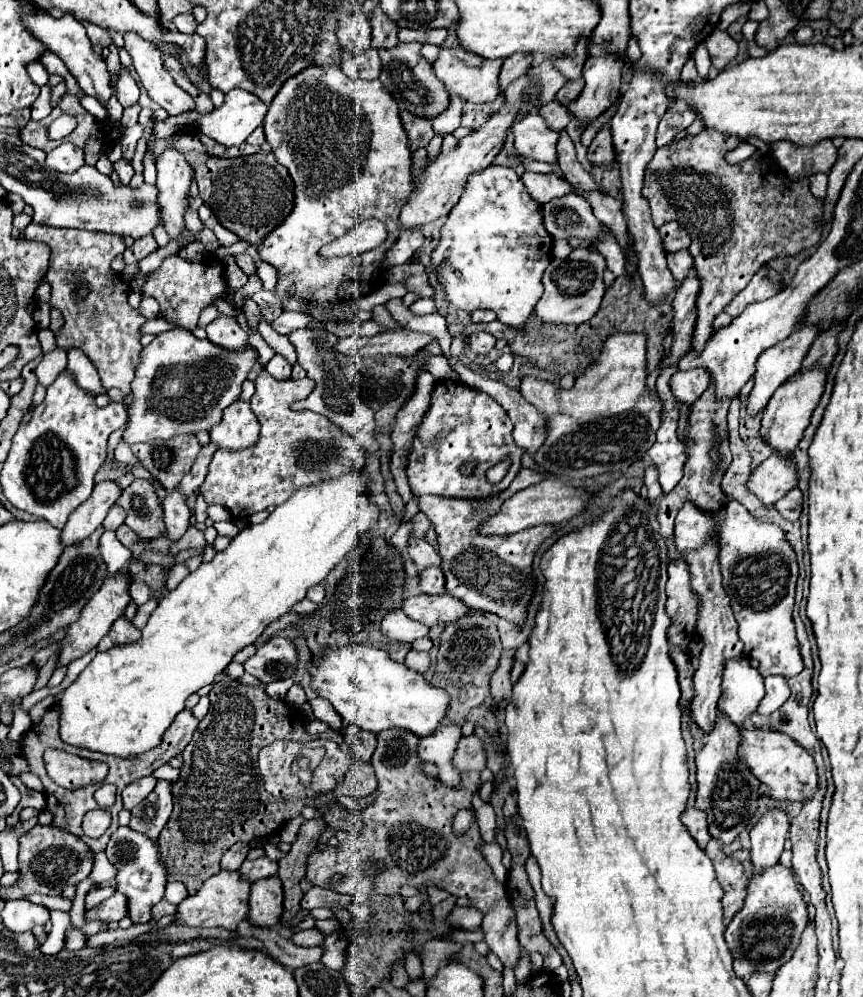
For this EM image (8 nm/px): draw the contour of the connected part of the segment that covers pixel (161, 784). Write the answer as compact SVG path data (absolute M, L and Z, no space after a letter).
M158 781L154 791L142 799L132 811L128 827L132 831L144 833L148 839L156 841L162 827L170 819L172 813L172 797L170 797L170 783L168 781Z

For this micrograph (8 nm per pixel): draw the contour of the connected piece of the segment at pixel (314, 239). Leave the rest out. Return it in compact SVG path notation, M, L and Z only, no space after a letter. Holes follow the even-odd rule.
M308 67L306 71L288 79L268 107L264 119L266 141L272 145L276 159L288 169L294 181L294 209L256 245L256 251L264 263L270 263L278 271L278 299L290 293L302 303L304 311L312 315L316 323L336 321L334 315L328 315L328 307L348 299L362 299L386 283L380 267L388 249L394 245L402 231L398 225L400 209L406 205L410 193L414 191L414 179L410 173L412 151L408 149L406 131L398 113L398 105L394 99L390 99L390 93L386 93L378 79L350 79L342 73L340 67ZM366 219L378 219L386 223L388 239L380 247L362 255L348 257L320 255L320 247L342 237L356 223Z

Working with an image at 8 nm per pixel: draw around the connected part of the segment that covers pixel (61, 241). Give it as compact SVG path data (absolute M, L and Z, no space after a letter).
M30 223L22 233L26 239L46 243L52 251L46 273L46 281L52 287L50 305L64 315L64 325L56 331L56 345L64 351L80 349L96 367L104 389L118 387L128 395L136 365L140 363L140 327L146 323L146 317L128 305L130 287L110 267L112 259L126 249L122 237L84 229L56 229L38 223Z

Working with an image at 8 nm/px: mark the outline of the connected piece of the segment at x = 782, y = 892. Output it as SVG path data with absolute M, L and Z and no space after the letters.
M780 863L750 879L744 907L734 915L726 929L726 943L734 957L734 973L742 981L748 981L756 971L778 971L778 967L782 967L794 953L808 923L808 907L796 885L798 877L792 869L782 867Z

